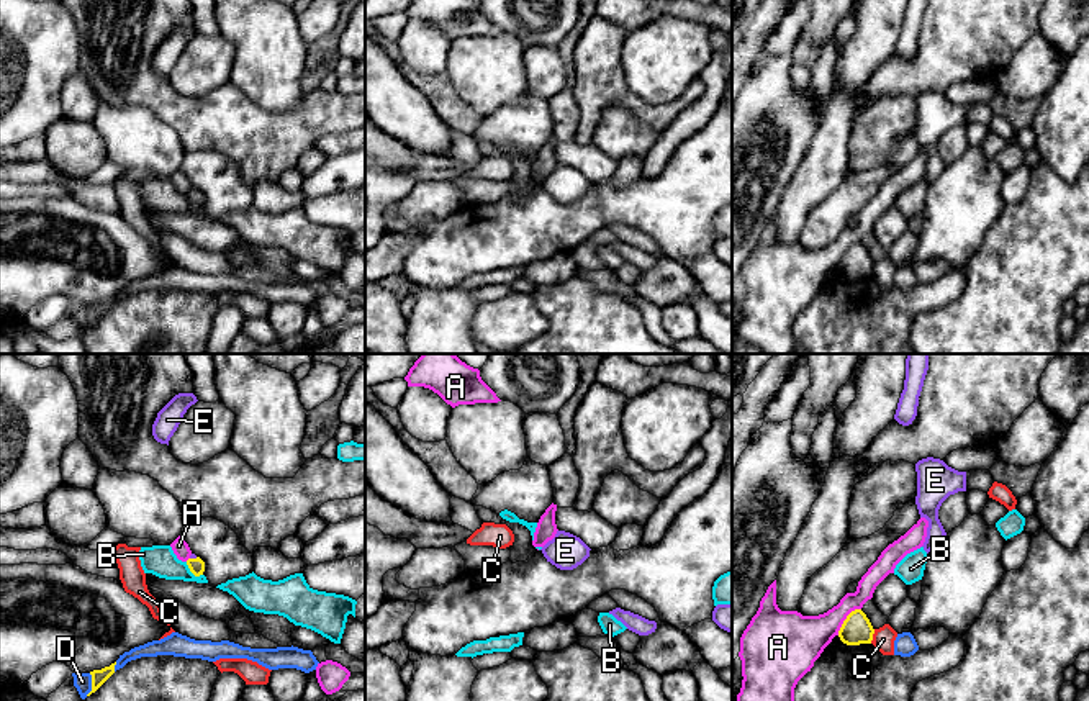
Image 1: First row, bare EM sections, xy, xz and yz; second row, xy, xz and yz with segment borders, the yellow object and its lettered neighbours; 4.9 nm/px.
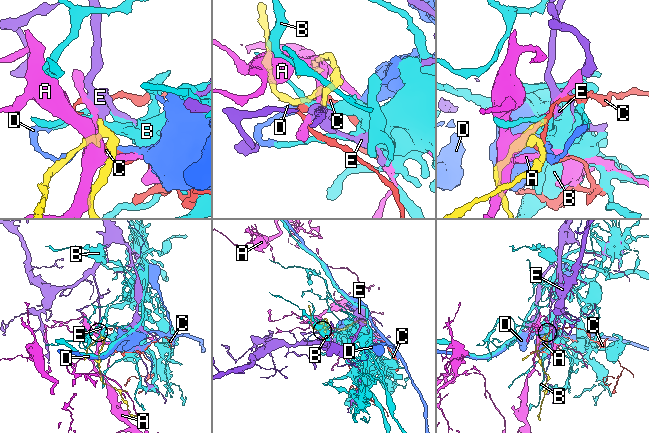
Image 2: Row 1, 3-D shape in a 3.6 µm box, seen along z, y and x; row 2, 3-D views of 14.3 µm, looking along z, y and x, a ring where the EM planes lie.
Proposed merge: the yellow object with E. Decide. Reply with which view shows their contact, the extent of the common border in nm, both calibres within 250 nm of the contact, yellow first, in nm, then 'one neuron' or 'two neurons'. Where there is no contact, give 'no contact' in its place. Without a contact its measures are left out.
contact in xy; length 40 nm; calibres 80 and 20 nm; one neuron

